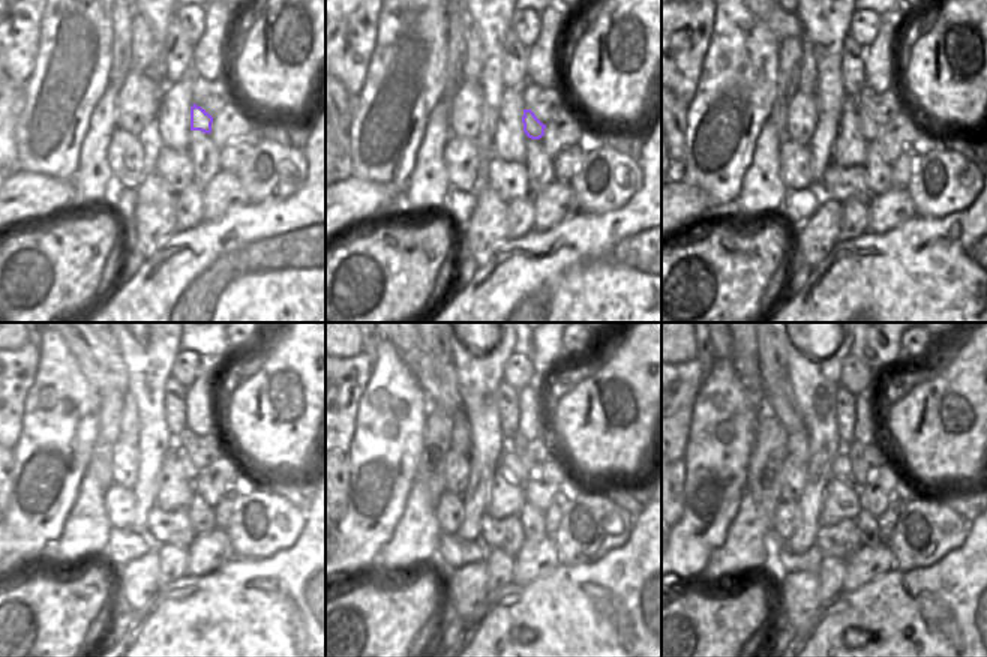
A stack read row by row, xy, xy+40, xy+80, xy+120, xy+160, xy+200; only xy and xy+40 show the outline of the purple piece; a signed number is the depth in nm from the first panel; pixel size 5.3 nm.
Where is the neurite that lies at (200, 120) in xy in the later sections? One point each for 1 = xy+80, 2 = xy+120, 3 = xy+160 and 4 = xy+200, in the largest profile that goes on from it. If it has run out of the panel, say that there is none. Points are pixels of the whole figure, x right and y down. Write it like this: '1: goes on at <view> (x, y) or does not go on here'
1: goes on at xy+80 (869, 129)
2: goes on at xy+120 (191, 471)
3: goes on at xy+160 (510, 465)
4: goes on at xy+200 (842, 471)

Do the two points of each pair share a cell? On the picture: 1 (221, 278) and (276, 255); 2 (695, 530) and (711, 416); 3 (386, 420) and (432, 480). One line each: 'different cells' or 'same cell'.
1: same cell
2: same cell
3: different cells

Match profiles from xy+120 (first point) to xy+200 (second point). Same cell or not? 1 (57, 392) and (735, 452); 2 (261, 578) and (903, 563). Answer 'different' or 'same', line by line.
1: same
2: different

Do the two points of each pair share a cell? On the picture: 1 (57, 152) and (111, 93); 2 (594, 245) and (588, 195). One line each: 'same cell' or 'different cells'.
1: different cells
2: different cells

